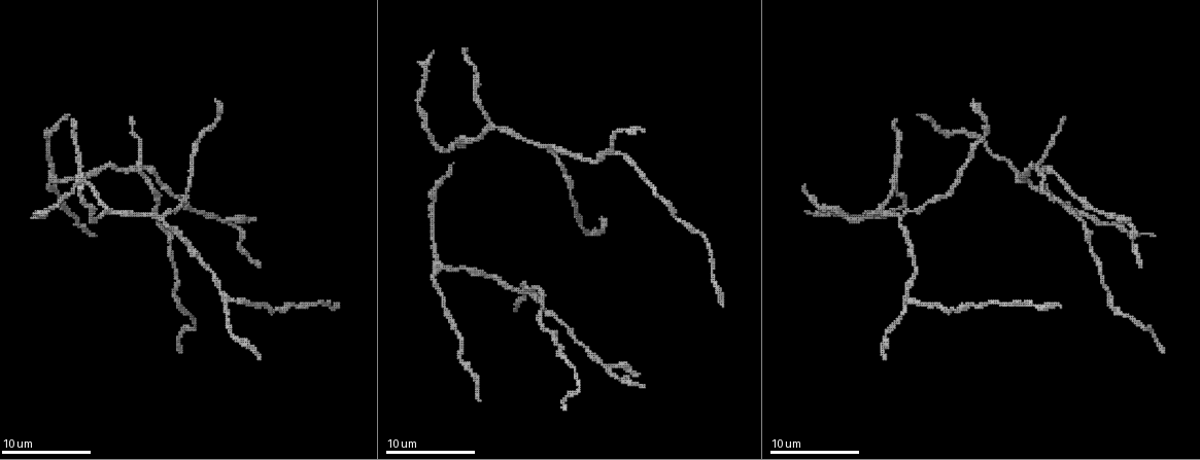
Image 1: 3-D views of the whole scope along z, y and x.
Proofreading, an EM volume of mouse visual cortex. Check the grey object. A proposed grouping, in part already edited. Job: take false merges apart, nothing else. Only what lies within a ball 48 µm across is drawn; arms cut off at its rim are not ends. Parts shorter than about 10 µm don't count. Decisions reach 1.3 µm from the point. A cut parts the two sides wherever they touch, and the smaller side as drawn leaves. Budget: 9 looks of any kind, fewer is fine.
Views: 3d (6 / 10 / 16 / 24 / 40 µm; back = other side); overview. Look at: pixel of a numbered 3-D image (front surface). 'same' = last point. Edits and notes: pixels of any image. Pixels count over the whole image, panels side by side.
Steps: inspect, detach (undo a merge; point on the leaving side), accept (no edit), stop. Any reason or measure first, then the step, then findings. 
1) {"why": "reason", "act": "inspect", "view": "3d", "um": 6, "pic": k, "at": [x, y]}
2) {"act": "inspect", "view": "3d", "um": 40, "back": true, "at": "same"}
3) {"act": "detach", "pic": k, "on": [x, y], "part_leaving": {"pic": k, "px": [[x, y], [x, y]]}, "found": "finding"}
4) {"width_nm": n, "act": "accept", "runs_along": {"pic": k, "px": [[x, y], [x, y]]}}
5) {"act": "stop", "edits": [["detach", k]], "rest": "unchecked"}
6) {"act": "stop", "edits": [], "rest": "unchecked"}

{"why": "arms part here", "act": "inspect", "view": "3d", "um": 10, "pic": 1, "at": [163, 219]}

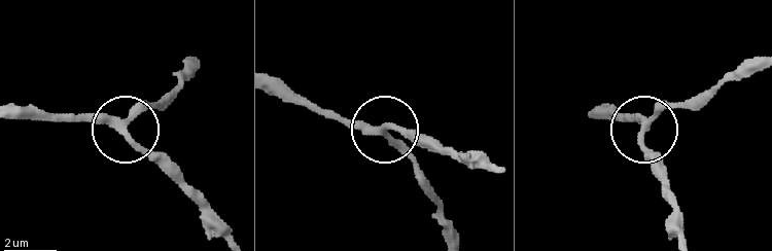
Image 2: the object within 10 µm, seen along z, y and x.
{"side_arm_um": 21, "act": "accept", "runs_along": {"pic": 2, "px": [[594, 105], [642, 128], [698, 94]]}, "found": "continuous, no second neuron"}

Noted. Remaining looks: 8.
{"why": "arms part here", "act": "inspect", "view": "3d", "um": 10, "pic": 1, "at": [80, 182]}

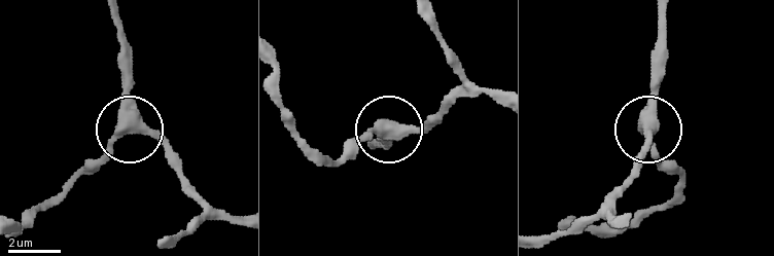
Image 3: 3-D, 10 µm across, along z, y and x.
{"act": "inspect", "view": "3d", "um": 6, "pic": 3, "at": [121, 132]}

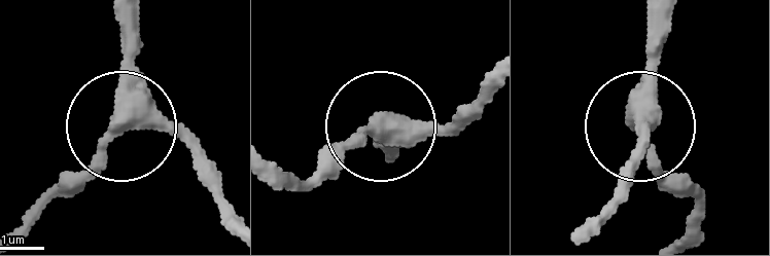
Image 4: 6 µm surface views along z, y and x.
{"width_nm": 380, "act": "accept", "found": "all the same neuron"}

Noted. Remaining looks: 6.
{"why": "a fork", "act": "inspect", "view": "3d", "um": 16, "pic": 1, "at": [441, 268]}

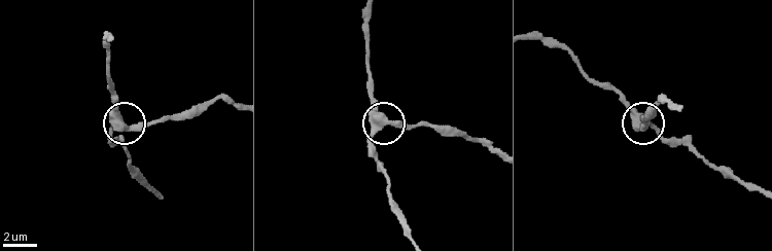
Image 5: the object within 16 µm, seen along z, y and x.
{"act": "inspect", "view": "3d", "um": 16, "back": true, "pic": 5, "at": [378, 125]}

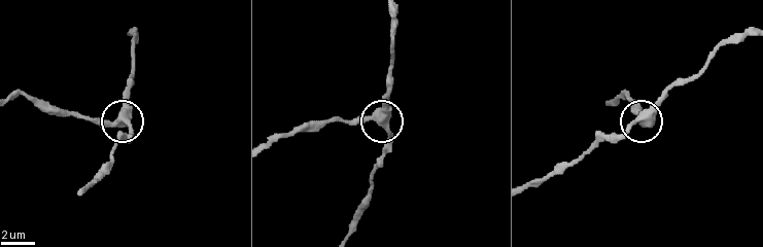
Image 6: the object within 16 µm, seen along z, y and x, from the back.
{"width_nm": 400, "act": "accept", "runs_along": {"pic": 6, "px": [[751, 34], [725, 42], [611, 140]]}, "found": "one neuron here"}

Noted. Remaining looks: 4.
{"why": "four-way junction", "act": "inspect", "view": "3d", "um": 10, "pic": 1, "at": [522, 292]}

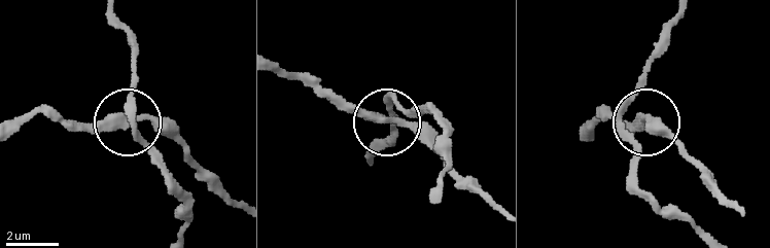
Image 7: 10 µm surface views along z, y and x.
{"arms": 4, "act": "accept", "found": "one neuron here"}

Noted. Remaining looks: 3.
{"act": "stop", "edits": [], "rest": "unchecked"}

